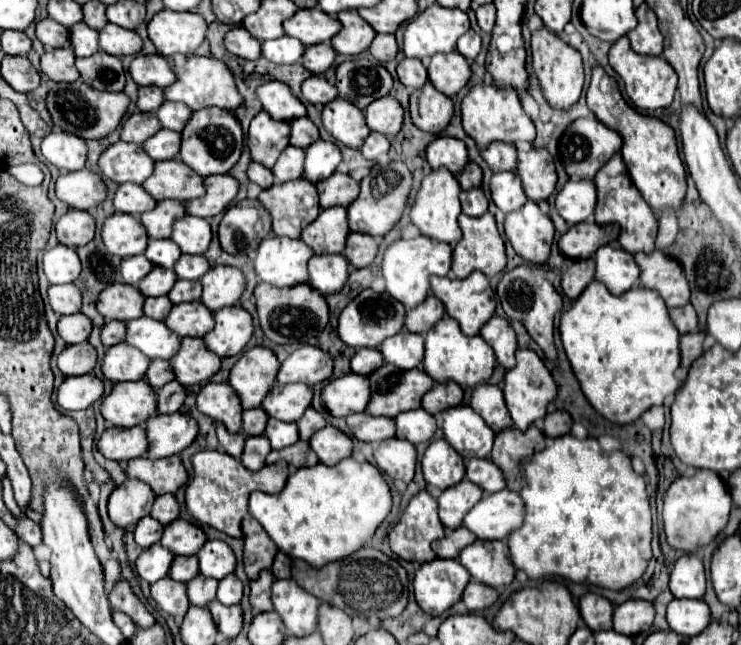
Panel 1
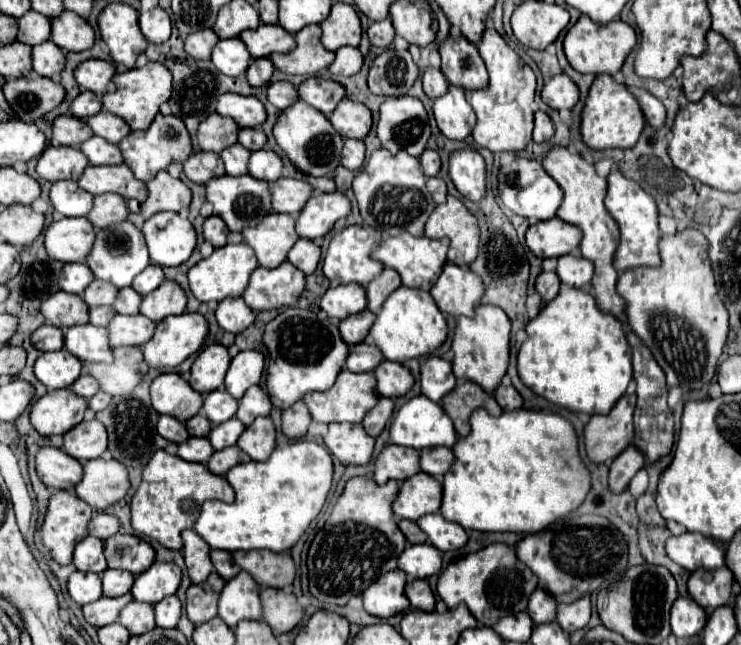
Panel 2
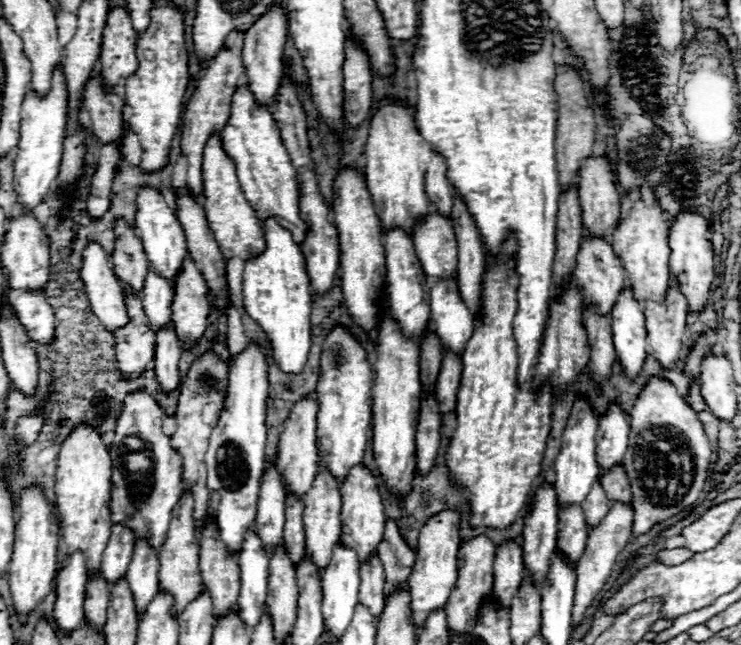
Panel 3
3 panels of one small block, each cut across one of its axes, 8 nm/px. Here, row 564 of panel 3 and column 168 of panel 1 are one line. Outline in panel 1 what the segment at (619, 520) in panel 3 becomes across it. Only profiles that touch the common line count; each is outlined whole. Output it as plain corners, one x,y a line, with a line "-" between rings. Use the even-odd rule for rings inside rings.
168,576
152,584
152,598
156,600
156,604
162,610
172,614
176,620
182,620
188,606
190,606
188,594
186,594
186,584
176,582
176,580
168,578

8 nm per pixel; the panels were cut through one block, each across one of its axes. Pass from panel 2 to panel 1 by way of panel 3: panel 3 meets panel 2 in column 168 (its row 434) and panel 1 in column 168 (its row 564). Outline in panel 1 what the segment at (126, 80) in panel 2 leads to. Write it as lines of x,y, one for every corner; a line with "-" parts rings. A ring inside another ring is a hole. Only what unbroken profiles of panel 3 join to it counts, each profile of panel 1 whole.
190,56
186,60
186,64
180,68
174,68
174,72
178,76
178,80
164,90
166,100
184,102
192,110
200,110
200,108
208,108
208,106
218,106
224,110
236,110
242,104
242,96
236,88
234,76
222,60
204,58
204,56

